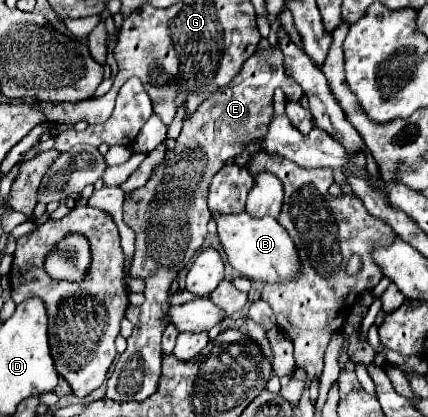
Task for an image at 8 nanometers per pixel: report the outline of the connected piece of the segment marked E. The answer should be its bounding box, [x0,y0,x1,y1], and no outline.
[106,47,302,401]

